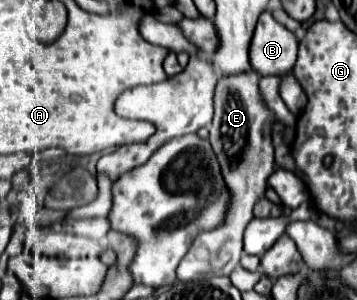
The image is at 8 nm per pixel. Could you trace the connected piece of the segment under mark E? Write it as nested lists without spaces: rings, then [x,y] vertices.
[[[252,70],[244,72],[244,76],[224,76],[224,80],[218,80],[216,84],[210,144],[218,156],[224,180],[232,192],[232,202],[224,224],[218,230],[198,234],[190,252],[182,258],[178,266],[178,280],[182,282],[196,280],[206,272],[228,276],[234,270],[242,254],[244,228],[254,218],[252,208],[256,200],[264,196],[268,176],[274,172],[276,164],[272,146],[272,126],[276,122],[276,116],[266,106],[258,88],[258,80],[260,76]]]

